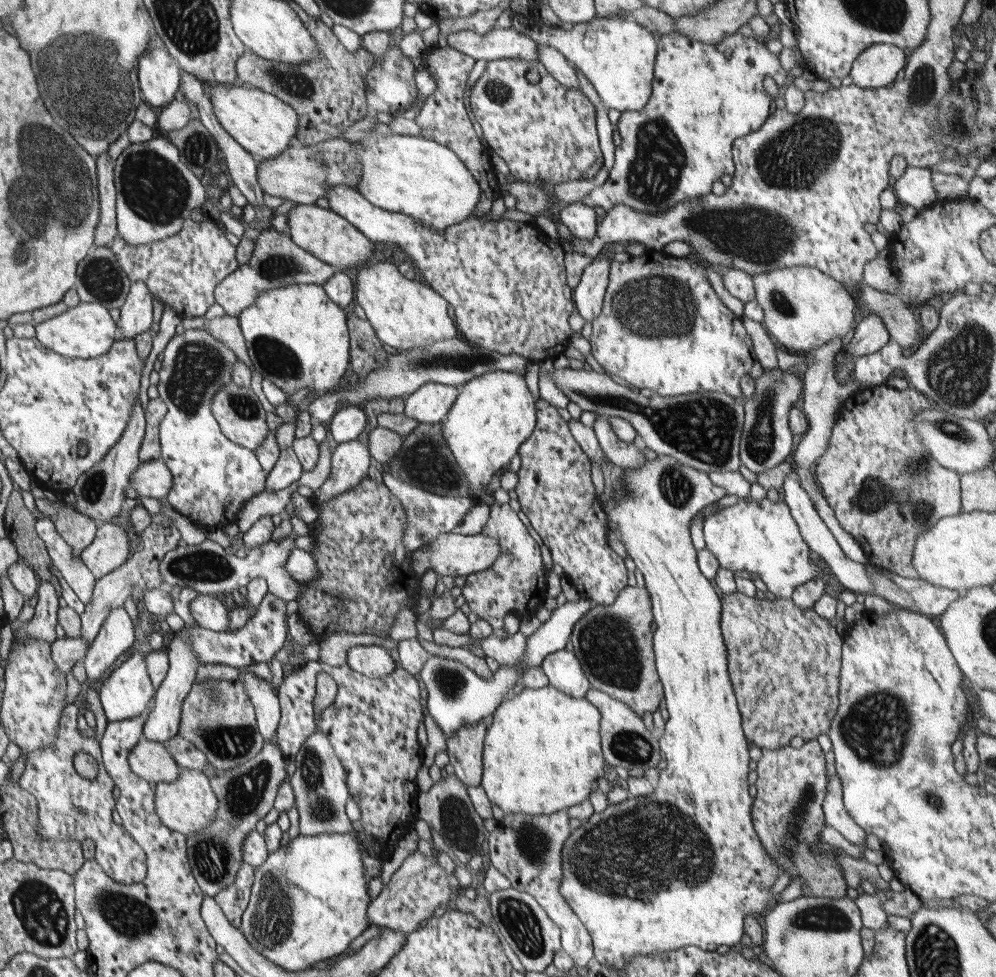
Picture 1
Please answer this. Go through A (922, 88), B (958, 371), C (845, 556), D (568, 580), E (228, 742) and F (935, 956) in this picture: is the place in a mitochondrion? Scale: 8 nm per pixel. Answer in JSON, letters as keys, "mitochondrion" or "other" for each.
{"A":"mitochondrion","B":"mitochondrion","C":"other","D":"other","E":"mitochondrion","F":"mitochondrion"}

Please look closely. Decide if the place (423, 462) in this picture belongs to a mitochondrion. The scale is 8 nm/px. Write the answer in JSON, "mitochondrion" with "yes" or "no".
{"mitochondrion":"yes"}

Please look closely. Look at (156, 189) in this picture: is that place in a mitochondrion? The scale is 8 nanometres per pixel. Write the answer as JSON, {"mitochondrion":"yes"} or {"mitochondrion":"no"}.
{"mitochondrion":"yes"}

